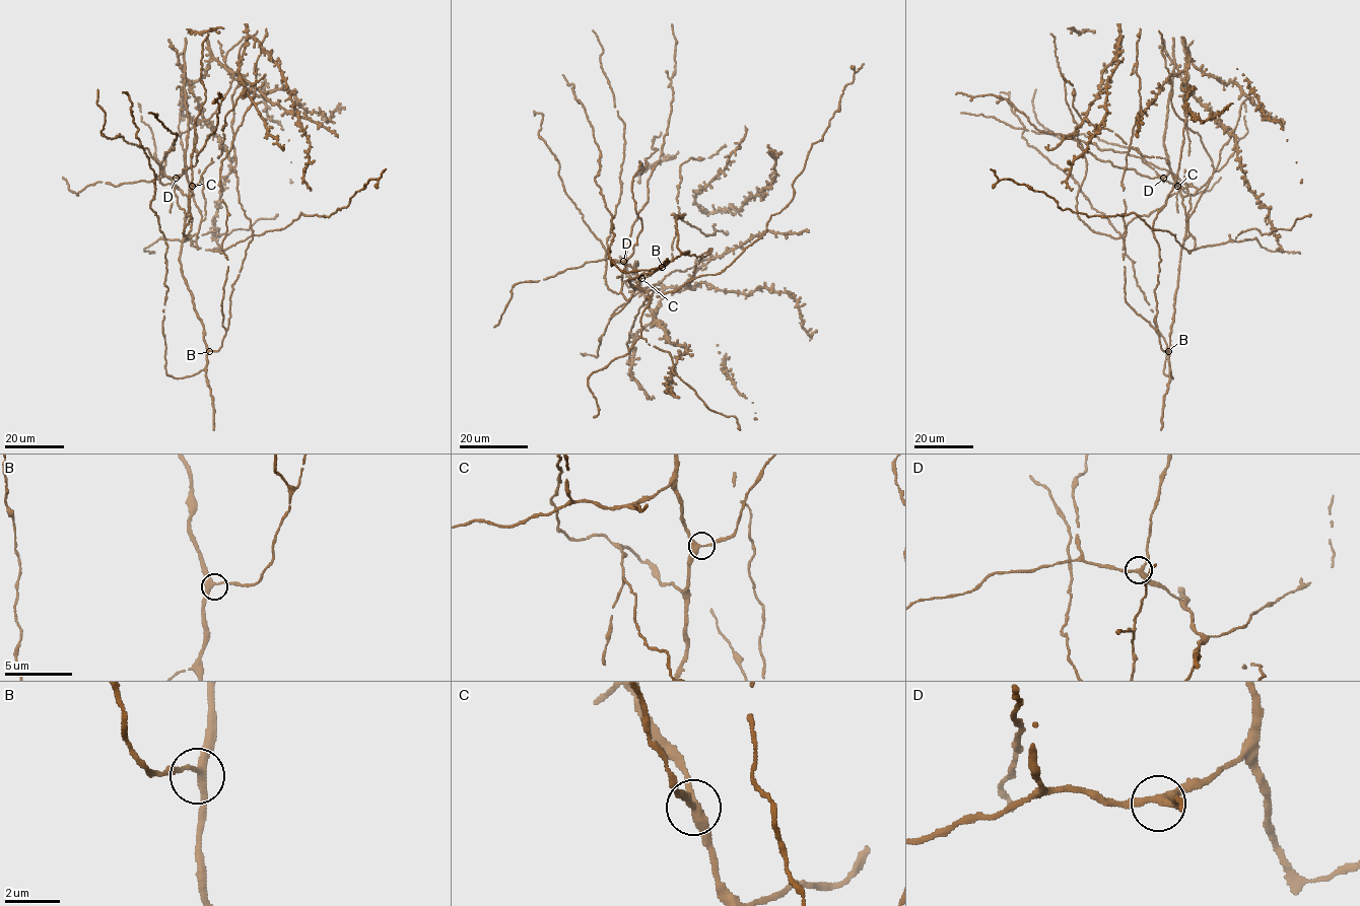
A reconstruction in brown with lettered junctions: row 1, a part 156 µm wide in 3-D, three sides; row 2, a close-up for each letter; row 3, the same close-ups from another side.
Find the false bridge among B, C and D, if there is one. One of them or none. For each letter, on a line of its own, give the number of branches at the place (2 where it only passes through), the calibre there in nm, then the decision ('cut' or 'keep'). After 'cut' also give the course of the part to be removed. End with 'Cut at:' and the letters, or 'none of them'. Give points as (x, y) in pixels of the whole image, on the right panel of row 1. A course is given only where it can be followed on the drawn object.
B: 3 | 300 nm | keep
C: 3 | 280 nm | keep
D: 3 | 280 nm | keep
Cut at: none of them

